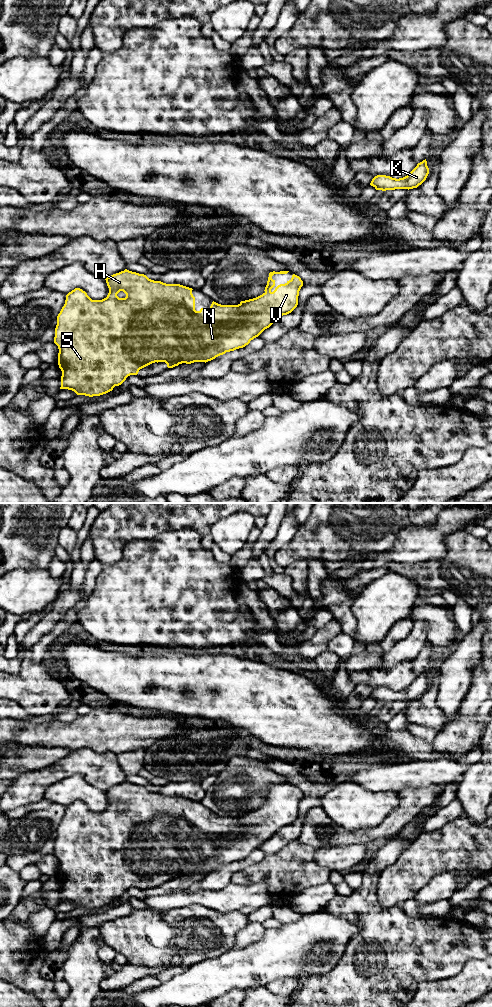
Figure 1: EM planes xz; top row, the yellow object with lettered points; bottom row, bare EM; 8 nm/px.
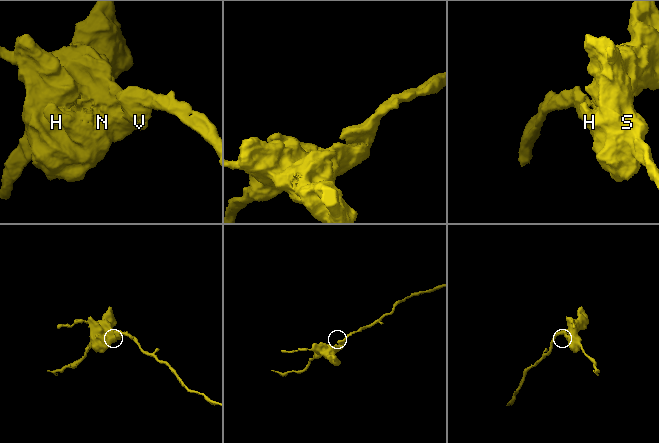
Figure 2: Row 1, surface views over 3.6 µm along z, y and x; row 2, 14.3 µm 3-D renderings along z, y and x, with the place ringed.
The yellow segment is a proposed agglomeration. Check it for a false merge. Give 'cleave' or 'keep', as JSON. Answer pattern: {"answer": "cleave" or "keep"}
{"answer": "keep"}

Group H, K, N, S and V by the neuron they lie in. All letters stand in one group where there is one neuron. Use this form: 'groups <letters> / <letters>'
groups H K N S V

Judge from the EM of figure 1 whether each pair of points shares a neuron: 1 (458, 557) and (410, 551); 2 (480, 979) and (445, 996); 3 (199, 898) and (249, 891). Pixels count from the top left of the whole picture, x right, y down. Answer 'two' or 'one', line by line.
1: two
2: one
3: one

